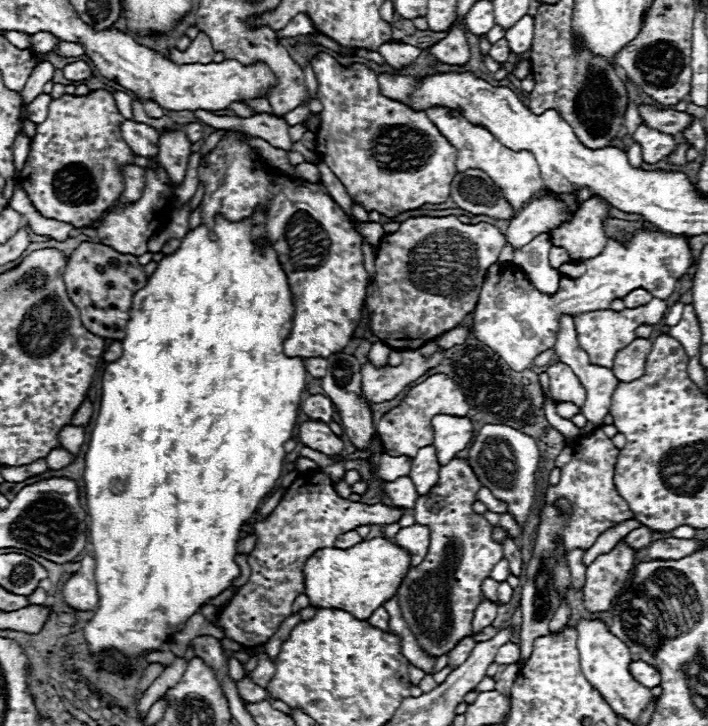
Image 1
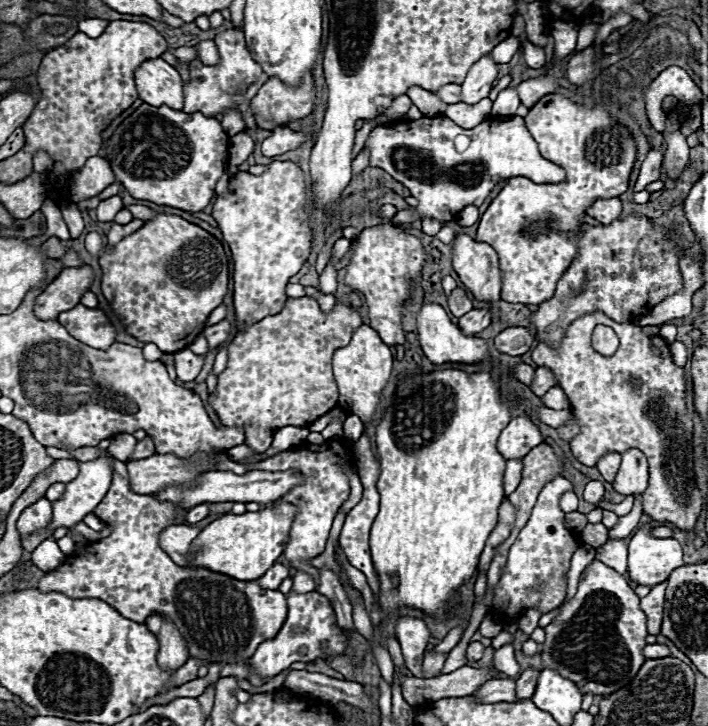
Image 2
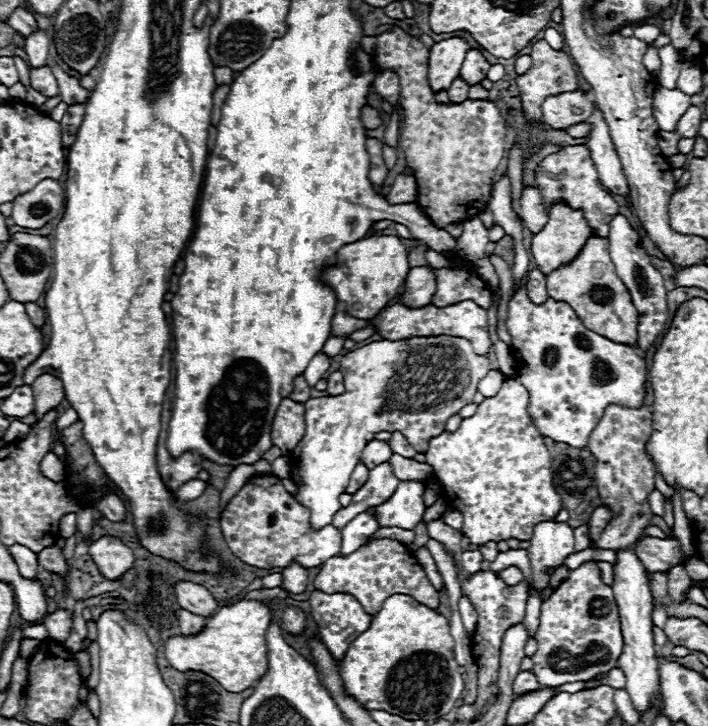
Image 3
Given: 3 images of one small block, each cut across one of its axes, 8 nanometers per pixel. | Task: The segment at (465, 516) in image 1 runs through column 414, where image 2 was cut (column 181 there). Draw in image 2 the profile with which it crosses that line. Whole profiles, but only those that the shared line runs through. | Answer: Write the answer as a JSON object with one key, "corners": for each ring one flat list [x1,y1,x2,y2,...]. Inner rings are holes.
{"corners":[[114,460,114,478,110,484,108,494,102,498,102,502,94,508,94,514,104,520,108,526,112,526,112,534,104,540,90,542,84,550,84,554,76,558,66,558,62,566,56,570,46,572,46,576,40,580,38,588,42,592,60,592,66,594,72,600,78,598,96,598,112,608,116,608,124,618,144,624,148,616,158,614,168,620,172,620,178,628,178,632,184,636,190,658,198,658,214,664,232,664,240,660,250,660,252,652,258,648,260,642,272,640,276,632,280,632,284,624,284,616,288,616,286,596,278,590,262,590,256,580,244,582,236,580,226,574,212,572,208,568,194,568,194,566,178,566,170,560,170,556,160,548,160,532,172,524,178,524,180,518,184,518,188,508,168,504,162,500,156,500,152,494,136,494,130,486,128,470,124,462]]}

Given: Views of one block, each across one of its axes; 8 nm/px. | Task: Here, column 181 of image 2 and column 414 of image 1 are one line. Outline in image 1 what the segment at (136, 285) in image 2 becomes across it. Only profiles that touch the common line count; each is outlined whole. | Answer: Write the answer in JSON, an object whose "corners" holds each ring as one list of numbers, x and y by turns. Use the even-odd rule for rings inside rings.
{"corners":[[416,216,402,222,400,230,386,234,380,240,376,254,374,282,366,292,366,308,370,312,372,334,394,350,416,350,426,342,456,328,478,302,484,274,492,262,498,260,500,250,506,246,504,234,486,222,462,224,456,216]]}

